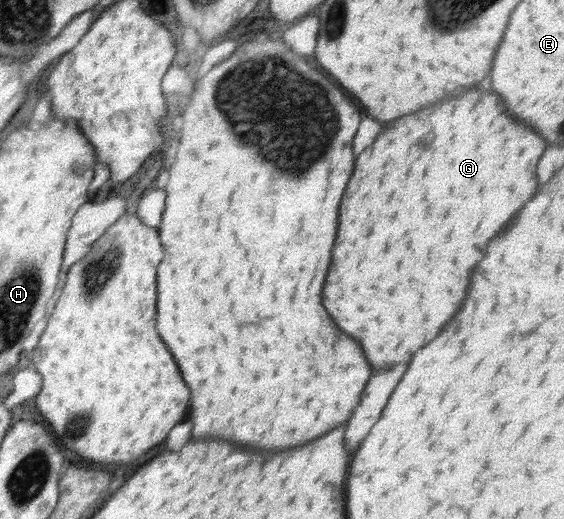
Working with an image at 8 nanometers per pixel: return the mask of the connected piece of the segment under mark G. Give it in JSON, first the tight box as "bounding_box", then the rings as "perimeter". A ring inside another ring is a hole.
{"bounding_box":[323,86,547,370],"perimeter":[[[475,86],[463,91],[457,98],[447,98],[447,100],[427,106],[419,112],[413,112],[413,114],[401,116],[399,120],[389,122],[383,128],[383,132],[377,136],[377,140],[361,152],[361,156],[355,162],[357,164],[355,172],[347,184],[347,190],[345,190],[339,206],[339,234],[337,234],[337,242],[335,242],[337,246],[333,248],[333,254],[331,254],[329,274],[325,280],[323,306],[329,310],[335,324],[343,332],[347,332],[349,336],[353,336],[355,340],[359,340],[363,344],[365,356],[367,356],[369,364],[373,366],[373,370],[384,369],[397,362],[409,362],[413,358],[413,354],[419,348],[423,348],[425,344],[429,344],[429,340],[433,340],[433,336],[437,336],[437,332],[443,328],[443,324],[449,318],[453,318],[453,314],[457,312],[457,308],[465,296],[465,288],[469,286],[469,274],[471,274],[473,266],[481,260],[483,250],[489,240],[501,232],[509,222],[509,218],[513,217],[517,210],[521,210],[537,192],[538,182],[535,168],[546,148],[547,142],[531,125],[511,117],[505,111],[505,103],[503,103],[501,95],[493,92],[483,93],[479,86]],[[429,136],[433,136],[433,140],[429,144],[425,144],[425,140]]]}

